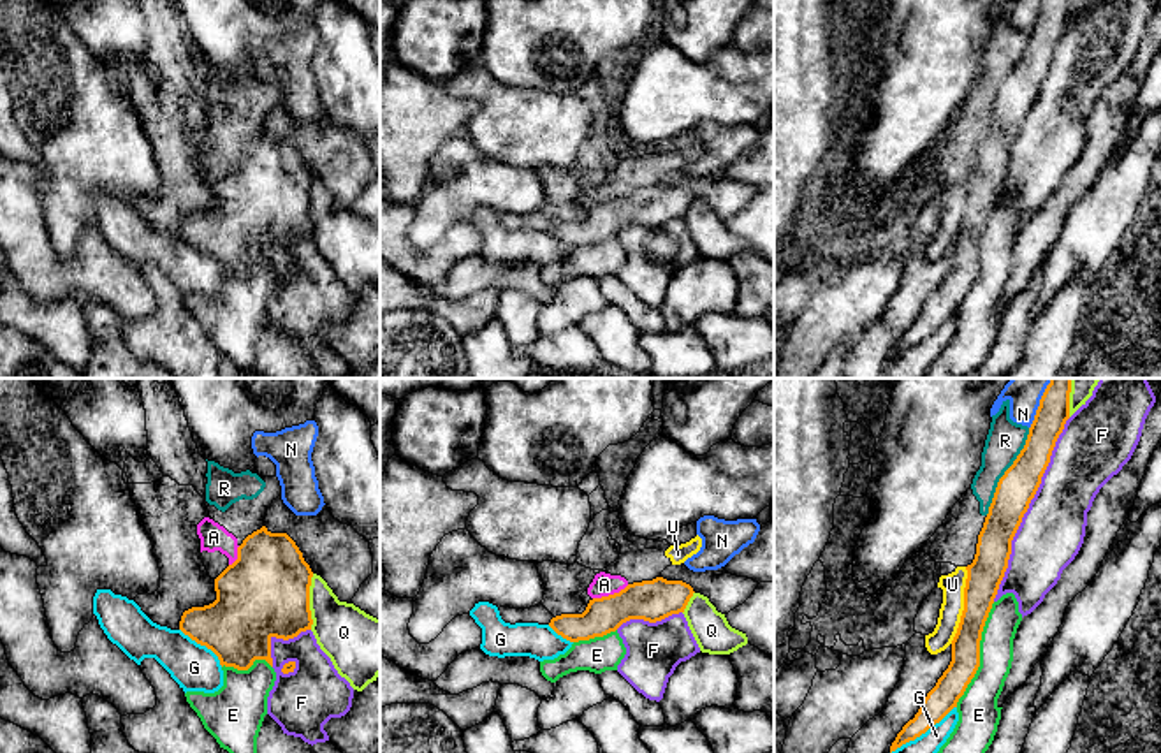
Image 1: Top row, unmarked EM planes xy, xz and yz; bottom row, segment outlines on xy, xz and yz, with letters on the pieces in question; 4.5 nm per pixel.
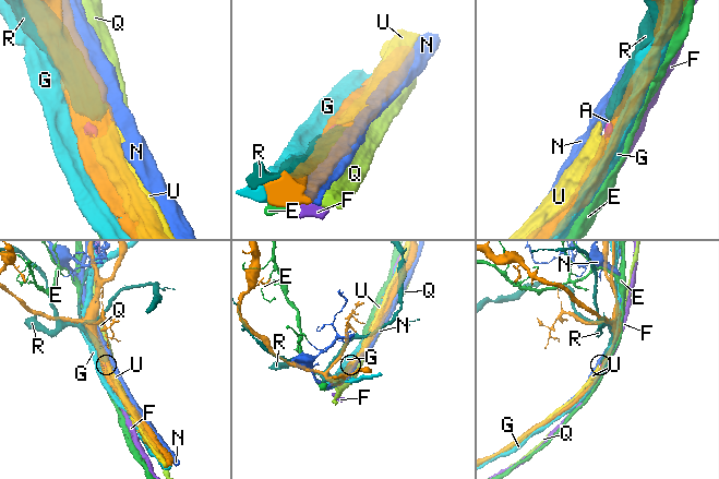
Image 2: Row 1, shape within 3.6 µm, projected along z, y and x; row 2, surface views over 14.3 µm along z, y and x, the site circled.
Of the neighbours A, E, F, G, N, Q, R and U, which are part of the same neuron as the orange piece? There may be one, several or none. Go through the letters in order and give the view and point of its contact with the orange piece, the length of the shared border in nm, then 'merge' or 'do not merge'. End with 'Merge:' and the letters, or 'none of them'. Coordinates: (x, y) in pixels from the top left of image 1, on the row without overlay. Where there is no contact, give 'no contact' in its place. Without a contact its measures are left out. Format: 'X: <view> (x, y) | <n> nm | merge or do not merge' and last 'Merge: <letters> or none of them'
A: xz (611, 201) | 180 nm | do not merge
E: yz (978, 261) | 500 nm | do not merge
F: yz (1028, 113) | 900 nm | do not merge
G: yz (922, 338) | 380 nm | do not merge
N: yz (1036, 18) | 170 nm | do not merge
Q: xy (308, 208) | 260 nm | do not merge
R: yz (1005, 78) | 440 nm | do not merge
U: yz (964, 212) | 360 nm | do not merge
Merge: none of them

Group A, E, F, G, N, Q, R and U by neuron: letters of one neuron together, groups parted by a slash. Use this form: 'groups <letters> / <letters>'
groups A R U / E / F / G / N / Q

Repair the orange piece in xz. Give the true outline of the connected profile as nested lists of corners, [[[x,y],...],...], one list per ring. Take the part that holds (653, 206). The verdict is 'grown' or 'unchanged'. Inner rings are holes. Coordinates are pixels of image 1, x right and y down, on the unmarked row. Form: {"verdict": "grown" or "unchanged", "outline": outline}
{"verdict": "unchanged", "outline": [[[656,183],[628,190],[619,199],[589,206],[582,220],[561,220],[549,232],[570,248],[589,246],[616,238],[630,225],[649,229],[684,218],[693,194],[683,186]]]}

